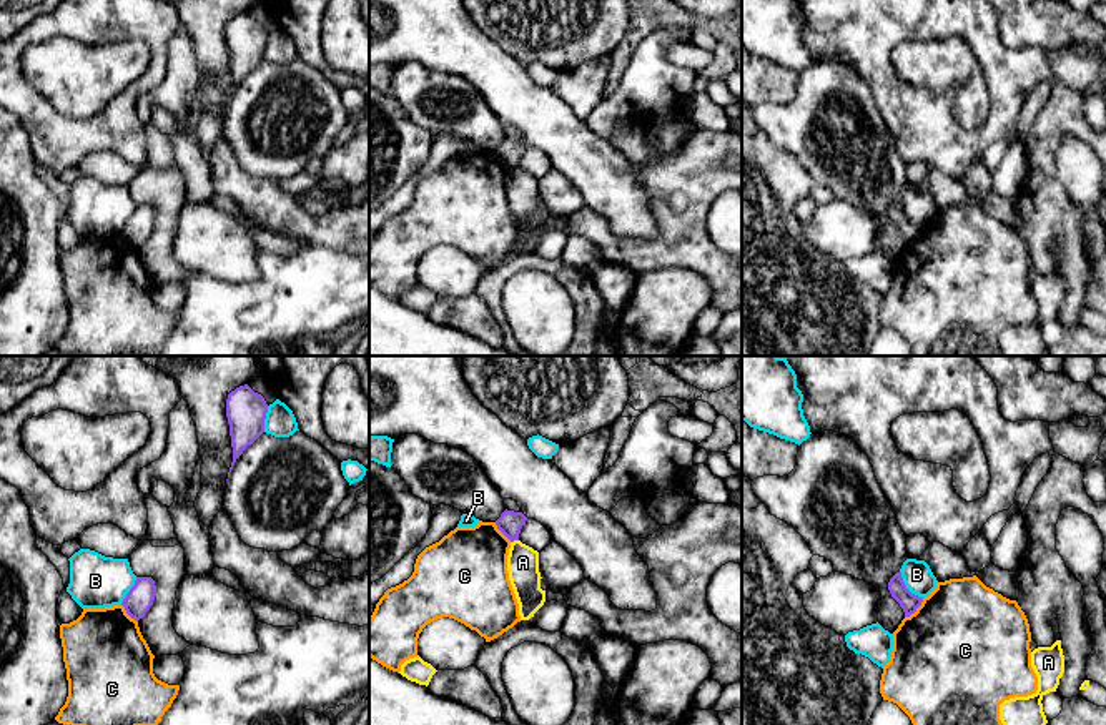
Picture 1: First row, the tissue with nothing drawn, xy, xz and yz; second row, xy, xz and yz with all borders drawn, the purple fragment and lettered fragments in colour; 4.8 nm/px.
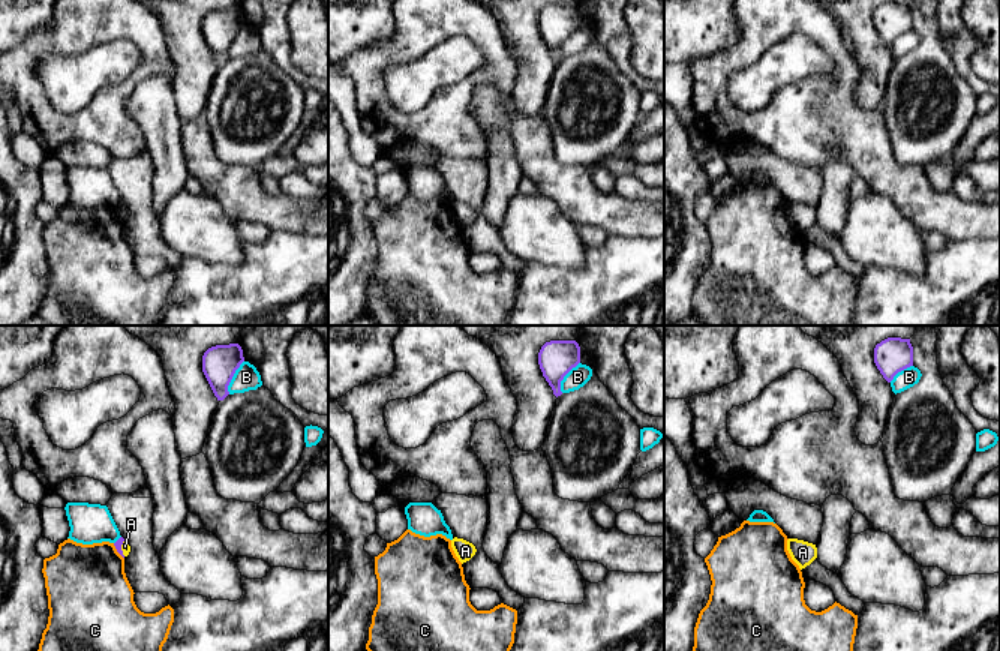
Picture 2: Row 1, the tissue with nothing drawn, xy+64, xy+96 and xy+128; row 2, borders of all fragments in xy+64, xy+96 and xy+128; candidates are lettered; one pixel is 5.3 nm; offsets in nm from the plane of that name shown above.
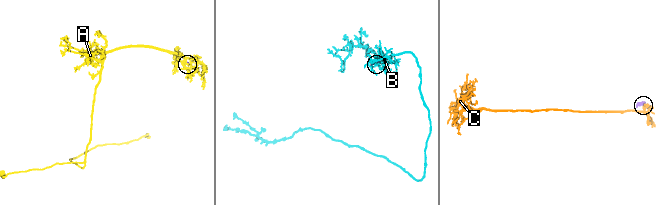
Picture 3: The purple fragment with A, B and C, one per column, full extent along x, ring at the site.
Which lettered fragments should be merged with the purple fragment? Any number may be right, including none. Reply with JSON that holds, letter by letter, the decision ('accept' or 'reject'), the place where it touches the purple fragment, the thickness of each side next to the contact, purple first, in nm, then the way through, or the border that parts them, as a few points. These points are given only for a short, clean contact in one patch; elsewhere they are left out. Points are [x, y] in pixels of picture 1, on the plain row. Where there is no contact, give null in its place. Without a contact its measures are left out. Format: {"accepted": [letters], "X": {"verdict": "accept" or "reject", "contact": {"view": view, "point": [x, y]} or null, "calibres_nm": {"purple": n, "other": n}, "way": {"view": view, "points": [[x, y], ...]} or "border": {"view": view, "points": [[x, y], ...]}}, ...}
{"accepted": [], "A": {"verdict": "reject", "contact": {"view": "xz", "point": [514, 167]}, "calibres_nm": {"purple": 120, "other": 160}, "border": {"view": "xz", "points": [[518, 167], [511, 170]]}}, "B": {"verdict": "reject", "contact": {"view": "yz", "point": [905, 215]}, "calibres_nm": {"purple": 90, "other": 140}}, "C": {"verdict": "reject", "contact": {"view": "yz", "point": [915, 238]}, "calibres_nm": {"purple": 90, "other": 500}, "border": {"view": "yz", "points": [[923, 226], [905, 245]]}}}

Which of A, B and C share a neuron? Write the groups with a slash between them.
A / B / C

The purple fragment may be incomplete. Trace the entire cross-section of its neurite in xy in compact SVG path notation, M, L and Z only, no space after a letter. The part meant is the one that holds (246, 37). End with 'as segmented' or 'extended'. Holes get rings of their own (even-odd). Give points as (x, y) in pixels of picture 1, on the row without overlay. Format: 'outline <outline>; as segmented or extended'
outline M248 12L239 13L228 22L226 45L228 45L228 52L230 52L230 63L231 63L231 75L233 75L233 90L231 90L230 100L235 93L236 86L243 81L243 78L248 73L251 73L264 60L266 40L268 40L268 32L266 32L264 25L261 22L254 20Z; as segmented

